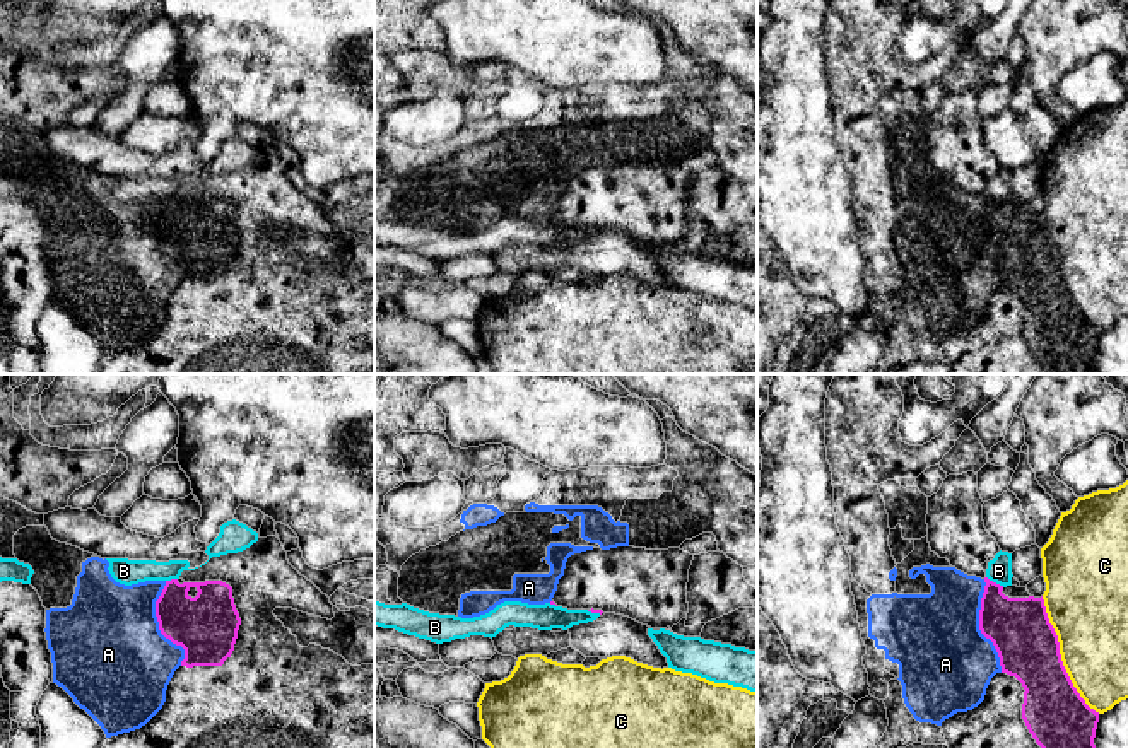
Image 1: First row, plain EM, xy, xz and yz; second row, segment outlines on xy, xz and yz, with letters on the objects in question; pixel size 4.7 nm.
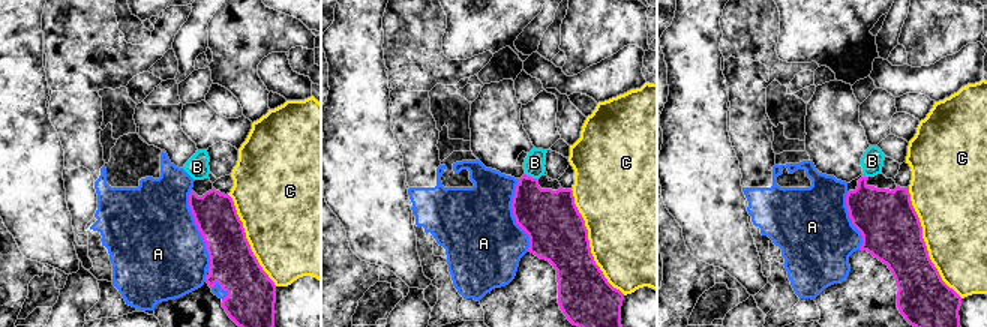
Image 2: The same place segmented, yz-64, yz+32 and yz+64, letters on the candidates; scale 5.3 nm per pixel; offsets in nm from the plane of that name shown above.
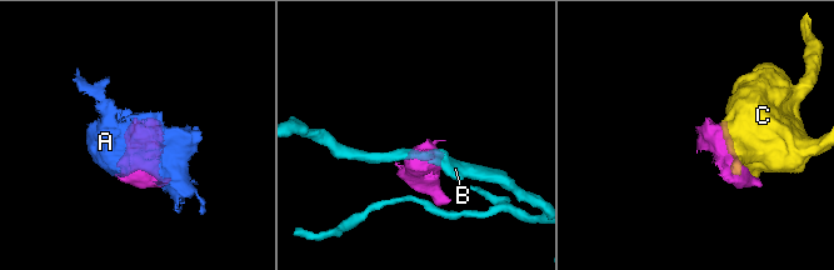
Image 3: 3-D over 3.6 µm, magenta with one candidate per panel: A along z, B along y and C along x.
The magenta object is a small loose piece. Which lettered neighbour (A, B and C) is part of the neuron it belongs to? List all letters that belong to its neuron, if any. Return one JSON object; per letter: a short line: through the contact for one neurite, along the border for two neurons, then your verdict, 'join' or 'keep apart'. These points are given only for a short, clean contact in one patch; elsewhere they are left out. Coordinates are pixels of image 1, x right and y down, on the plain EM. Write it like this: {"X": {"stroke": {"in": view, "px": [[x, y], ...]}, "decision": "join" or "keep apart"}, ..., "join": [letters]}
{"A": {"decision": "join"}, "B": {"decision": "keep apart"}, "C": {"decision": "keep apart"}, "join": ["A"]}

